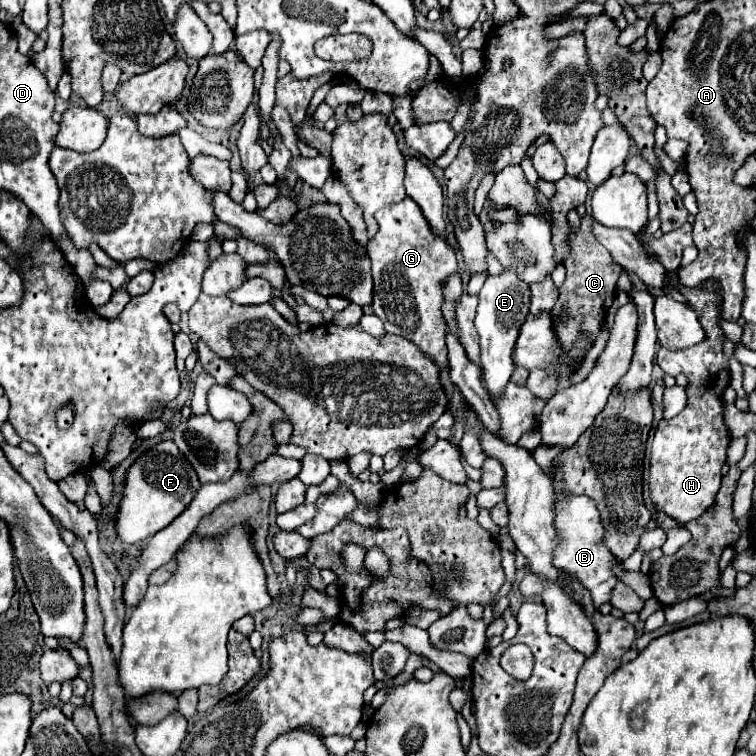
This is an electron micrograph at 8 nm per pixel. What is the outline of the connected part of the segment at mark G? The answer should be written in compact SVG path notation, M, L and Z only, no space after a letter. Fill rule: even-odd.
M407 196L403 202L385 206L375 214L379 222L377 236L369 242L367 252L371 258L375 294L373 294L373 312L381 318L385 332L403 336L435 362L439 374L451 372L447 362L447 322L443 318L445 304L445 282L451 274L457 272L457 260L453 248L431 234L427 218L419 206Z

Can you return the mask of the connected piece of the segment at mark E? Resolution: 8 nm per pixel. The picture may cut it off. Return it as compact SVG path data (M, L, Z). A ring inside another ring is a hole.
M503 270L499 276L489 276L478 294L479 304L476 310L474 324L481 336L481 370L483 382L489 398L495 402L505 394L509 378L515 370L513 364L513 346L519 336L519 326L529 314L529 288L523 280L517 278L513 270Z

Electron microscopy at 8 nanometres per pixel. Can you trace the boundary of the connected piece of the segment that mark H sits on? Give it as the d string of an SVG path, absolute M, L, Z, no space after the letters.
M705 282L695 290L681 286L683 296L689 300L689 306L699 314L699 320L707 332L707 340L695 344L687 350L663 350L657 352L657 364L669 376L685 374L689 378L687 408L671 420L661 420L651 446L651 500L667 516L675 518L679 524L687 524L699 518L717 496L721 486L721 468L727 460L725 450L731 442L731 436L723 422L723 390L729 384L729 364L723 356L723 332L717 324L717 294L719 286L715 282Z

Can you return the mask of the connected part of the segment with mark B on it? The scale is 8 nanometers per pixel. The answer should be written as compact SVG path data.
M557 494L557 496L559 498L555 508L555 528L559 530L559 536L563 542L553 552L553 564L565 574L579 578L579 582L591 592L595 608L599 608L603 602L609 600L611 588L617 582L611 572L613 554L601 544L603 526L601 526L599 512L595 508L595 502L587 496L569 496L569 498L563 498L563 494Z

